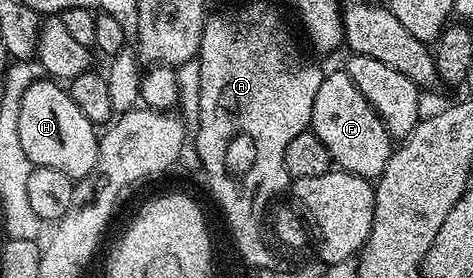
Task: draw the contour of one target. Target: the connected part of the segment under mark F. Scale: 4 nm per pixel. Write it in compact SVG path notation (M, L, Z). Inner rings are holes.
M339 69L324 74L321 89L317 89L317 101L313 101L310 130L313 131L331 154L336 168L359 175L362 179L378 180L393 150L391 134L385 129L381 117L361 97L361 89L353 85L346 70Z

